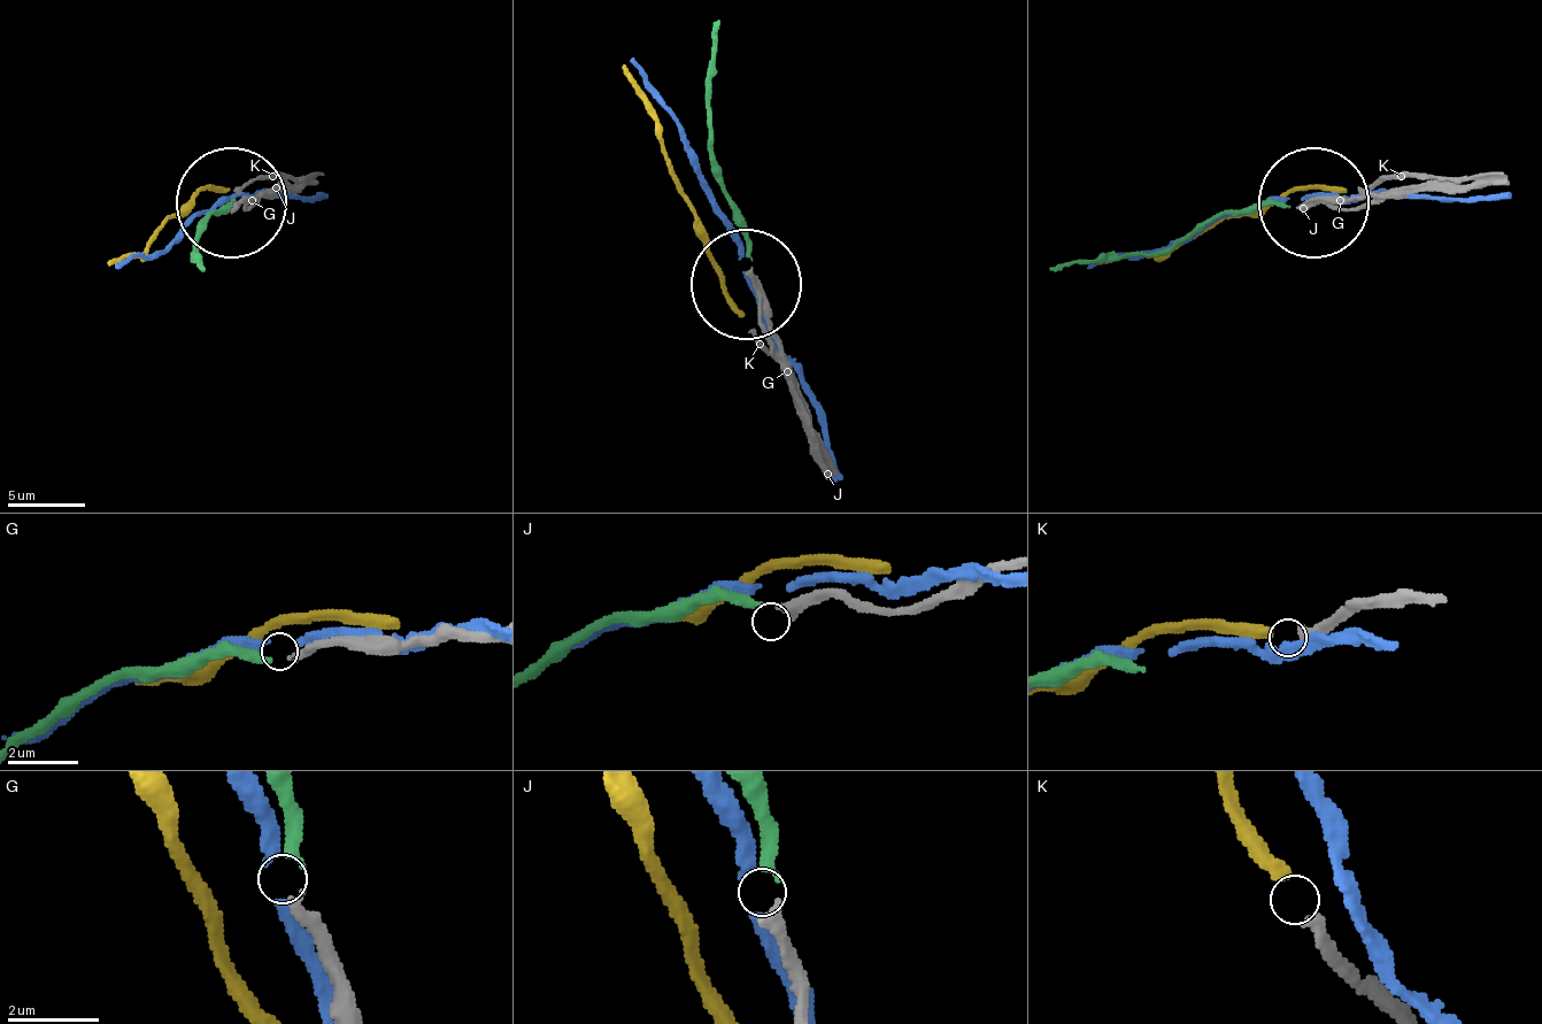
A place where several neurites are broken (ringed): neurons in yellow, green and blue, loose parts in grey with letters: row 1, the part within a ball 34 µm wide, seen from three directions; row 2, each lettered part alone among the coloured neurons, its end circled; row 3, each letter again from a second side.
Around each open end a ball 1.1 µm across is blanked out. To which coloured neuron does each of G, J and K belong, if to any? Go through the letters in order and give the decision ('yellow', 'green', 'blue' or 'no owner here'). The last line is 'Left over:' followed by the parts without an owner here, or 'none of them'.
G: green
J: no owner here
K: yellow
Left over: J

